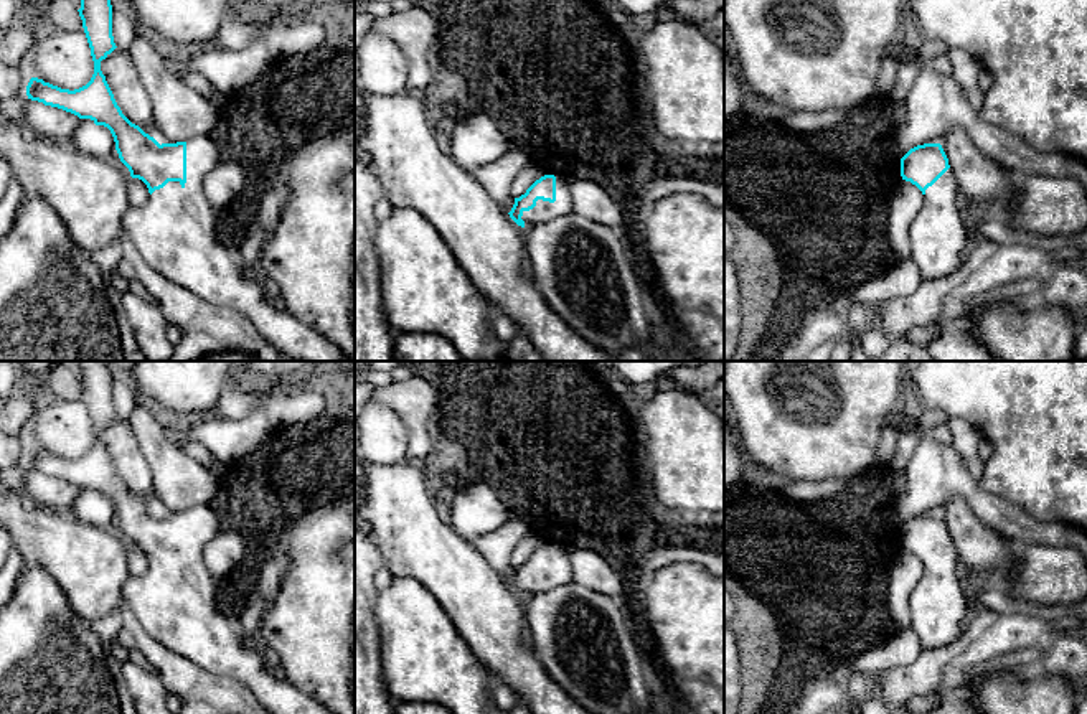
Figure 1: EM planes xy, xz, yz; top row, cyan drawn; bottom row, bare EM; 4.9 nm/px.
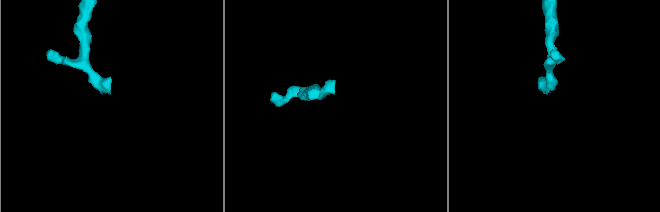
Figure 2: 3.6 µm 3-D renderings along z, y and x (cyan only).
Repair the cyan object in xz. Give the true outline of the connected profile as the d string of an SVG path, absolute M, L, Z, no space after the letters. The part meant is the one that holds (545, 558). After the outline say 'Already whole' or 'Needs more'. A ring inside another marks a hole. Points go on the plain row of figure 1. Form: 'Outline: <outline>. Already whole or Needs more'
Outline: M544 544L536 549L525 564L515 567L508 582L521 597L566 585L574 580L569 554L564 547Z. Needs more

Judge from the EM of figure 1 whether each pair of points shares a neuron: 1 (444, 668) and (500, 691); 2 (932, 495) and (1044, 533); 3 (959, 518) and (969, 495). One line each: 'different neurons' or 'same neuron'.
1: different neurons
2: same neuron
3: different neurons

